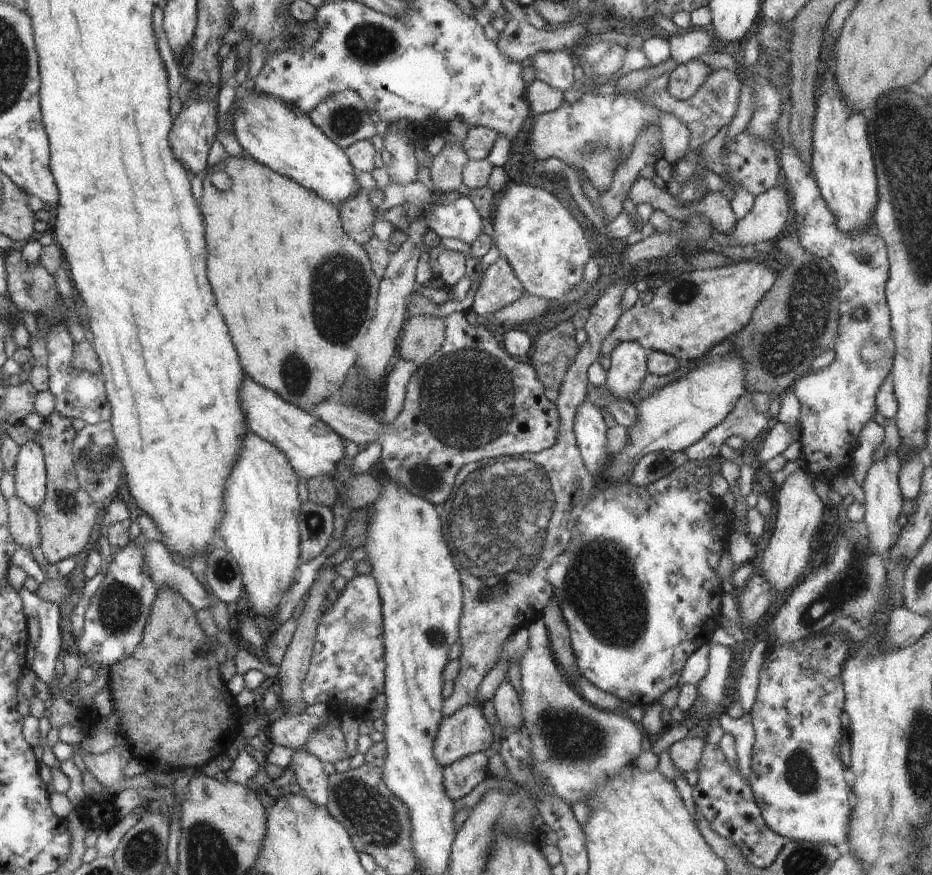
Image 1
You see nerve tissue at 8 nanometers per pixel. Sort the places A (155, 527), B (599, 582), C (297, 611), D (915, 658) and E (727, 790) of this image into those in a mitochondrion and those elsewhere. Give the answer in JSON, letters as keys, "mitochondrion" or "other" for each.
{"A":"other","B":"mitochondrion","C":"other","D":"other","E":"mitochondrion"}

